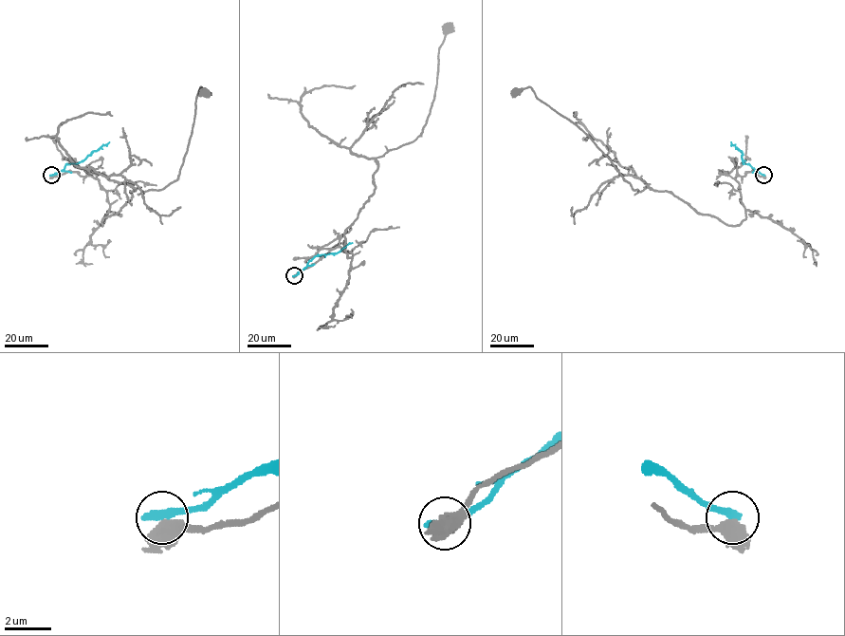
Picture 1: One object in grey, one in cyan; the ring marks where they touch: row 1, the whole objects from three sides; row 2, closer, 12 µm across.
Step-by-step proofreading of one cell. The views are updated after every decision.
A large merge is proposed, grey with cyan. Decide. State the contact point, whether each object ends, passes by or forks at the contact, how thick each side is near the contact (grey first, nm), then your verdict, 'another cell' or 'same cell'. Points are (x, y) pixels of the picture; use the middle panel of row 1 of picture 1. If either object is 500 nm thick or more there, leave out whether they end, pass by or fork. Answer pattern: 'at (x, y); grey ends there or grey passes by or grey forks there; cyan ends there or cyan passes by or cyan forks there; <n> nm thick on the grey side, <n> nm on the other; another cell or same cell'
at (294, 275); 550 nm thick on the grey side, 380 nm on the other; another cell

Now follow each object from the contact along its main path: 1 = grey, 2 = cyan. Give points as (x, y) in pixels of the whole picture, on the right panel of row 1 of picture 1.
1: (764, 175), (735, 177), (745, 218), (725, 225), (666, 191), (633, 190), (587, 135), (529, 87), (511, 95)
2: (764, 175), (743, 162), (743, 153), (731, 142)

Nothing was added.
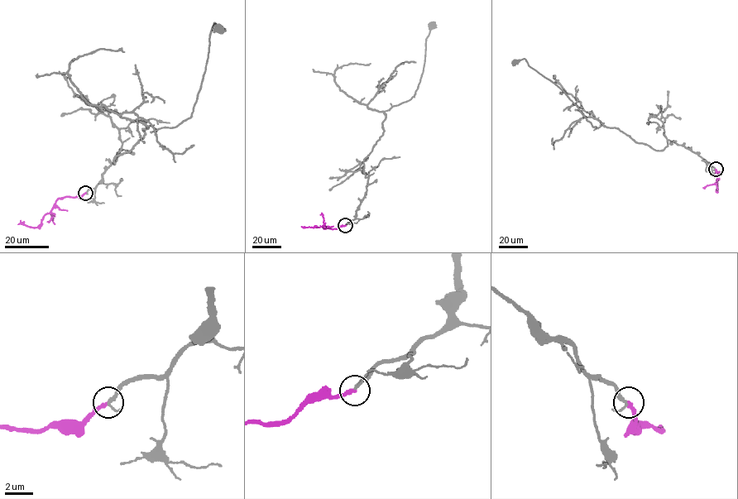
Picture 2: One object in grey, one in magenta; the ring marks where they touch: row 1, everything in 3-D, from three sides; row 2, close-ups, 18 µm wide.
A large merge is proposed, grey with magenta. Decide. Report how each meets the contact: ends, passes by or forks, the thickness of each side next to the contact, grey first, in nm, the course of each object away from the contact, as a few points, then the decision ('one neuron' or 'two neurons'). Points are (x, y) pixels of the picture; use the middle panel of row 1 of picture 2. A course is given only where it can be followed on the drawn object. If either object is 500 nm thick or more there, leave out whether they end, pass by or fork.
grey passes by; magenta ends there; 200 nm thick on the grey side, 240 nm on the other; grey runs (345, 225), (366, 190), (364, 160), (384, 131), (385, 112), (409, 101), (417, 88), (434, 21); magenta runs (345, 225), (331, 229), (301, 227); one neuron

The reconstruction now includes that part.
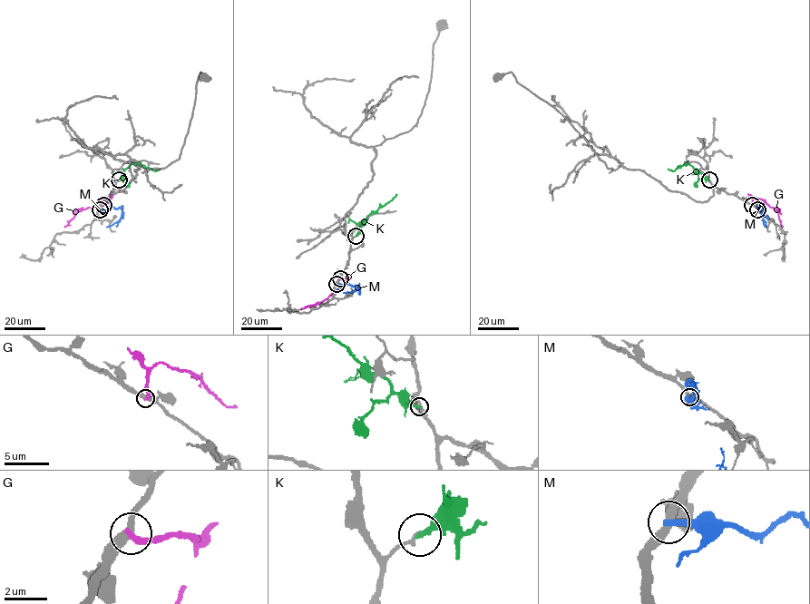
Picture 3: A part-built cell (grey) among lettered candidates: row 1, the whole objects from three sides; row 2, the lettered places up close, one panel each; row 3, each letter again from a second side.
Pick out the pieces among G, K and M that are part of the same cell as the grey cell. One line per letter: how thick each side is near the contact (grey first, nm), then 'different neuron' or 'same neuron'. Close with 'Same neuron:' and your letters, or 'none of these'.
G: calibres 360 and 300 nm; different neuron
K: calibres 140 and 260 nm; different neuron
M: calibres 320 and 260 nm; different neuron
Same neuron: none of these

